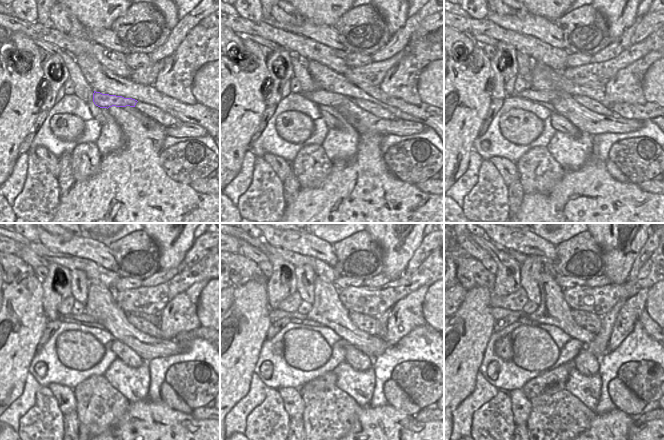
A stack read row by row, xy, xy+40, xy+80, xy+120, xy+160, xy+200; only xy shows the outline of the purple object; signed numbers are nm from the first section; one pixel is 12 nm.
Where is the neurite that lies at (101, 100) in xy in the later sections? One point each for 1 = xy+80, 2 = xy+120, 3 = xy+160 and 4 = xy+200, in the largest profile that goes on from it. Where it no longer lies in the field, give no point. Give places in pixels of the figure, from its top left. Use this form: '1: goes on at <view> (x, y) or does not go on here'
1: goes on at xy+80 (550, 97)
2: goes on at xy+120 (83, 317)
3: goes on at xy+160 (275, 314)
4: goes on at xy+200 (498, 313)

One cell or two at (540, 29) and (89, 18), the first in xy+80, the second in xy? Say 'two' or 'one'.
two

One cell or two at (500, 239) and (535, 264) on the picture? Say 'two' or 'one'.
two

